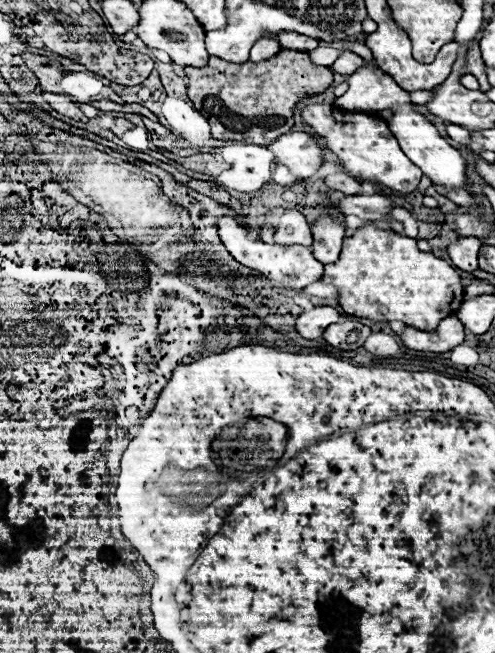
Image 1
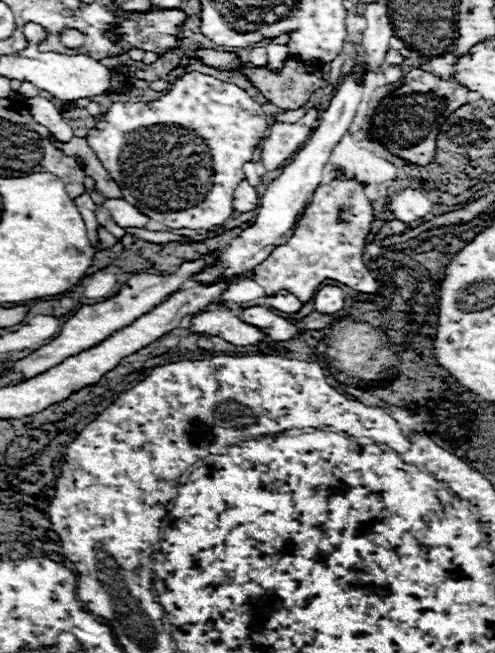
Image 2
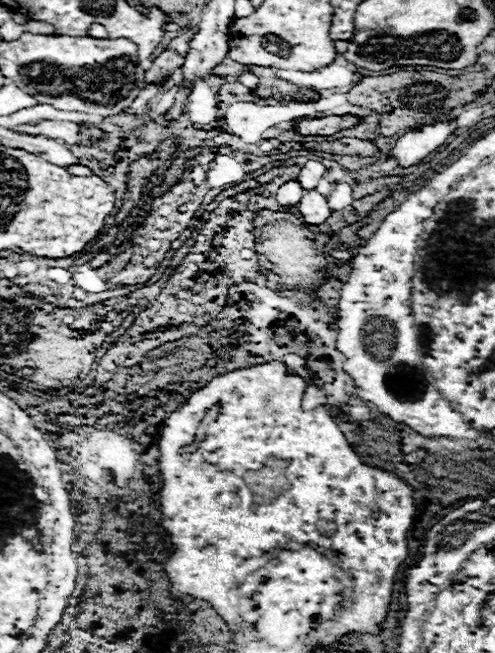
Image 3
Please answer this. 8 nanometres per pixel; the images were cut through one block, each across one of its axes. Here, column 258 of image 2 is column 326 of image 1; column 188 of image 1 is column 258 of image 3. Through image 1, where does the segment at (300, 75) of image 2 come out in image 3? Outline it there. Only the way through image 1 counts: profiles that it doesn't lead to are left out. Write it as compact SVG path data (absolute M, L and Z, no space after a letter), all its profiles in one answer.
M252 66L250 68L252 74L258 76L258 86L252 92L258 98L274 98L276 94L284 96L296 96L302 88L298 84L292 84L284 78L278 78L270 68L262 68L262 66Z

